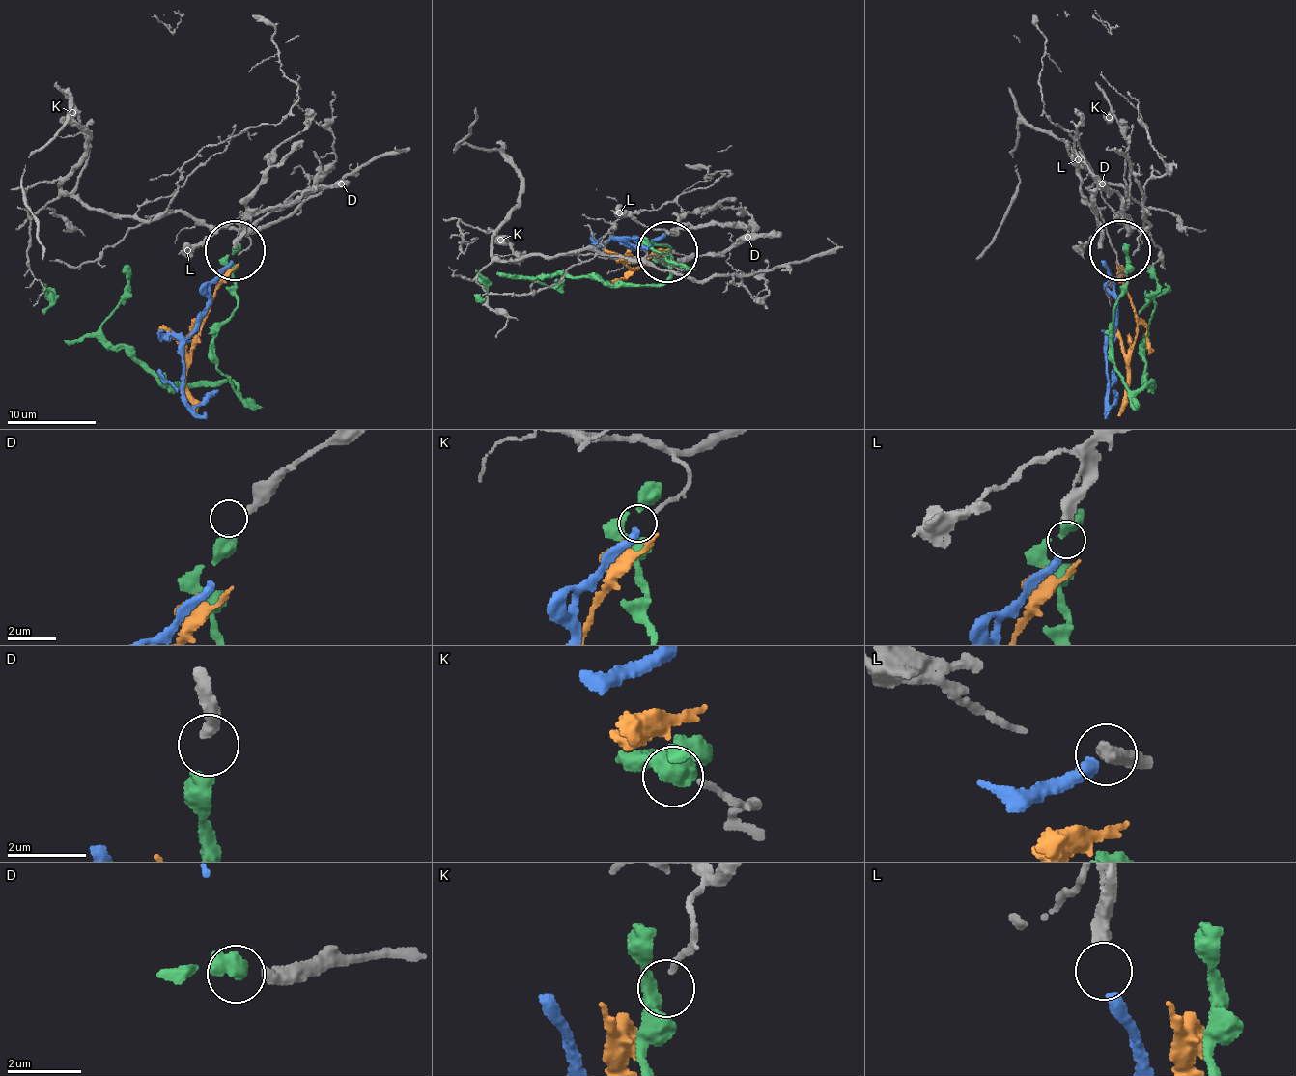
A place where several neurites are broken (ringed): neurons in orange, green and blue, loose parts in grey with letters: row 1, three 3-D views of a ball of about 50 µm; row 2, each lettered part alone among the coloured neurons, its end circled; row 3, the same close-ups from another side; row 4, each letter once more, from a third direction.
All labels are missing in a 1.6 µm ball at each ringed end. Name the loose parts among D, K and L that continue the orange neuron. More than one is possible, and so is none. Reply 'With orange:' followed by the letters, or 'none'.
With orange: none

